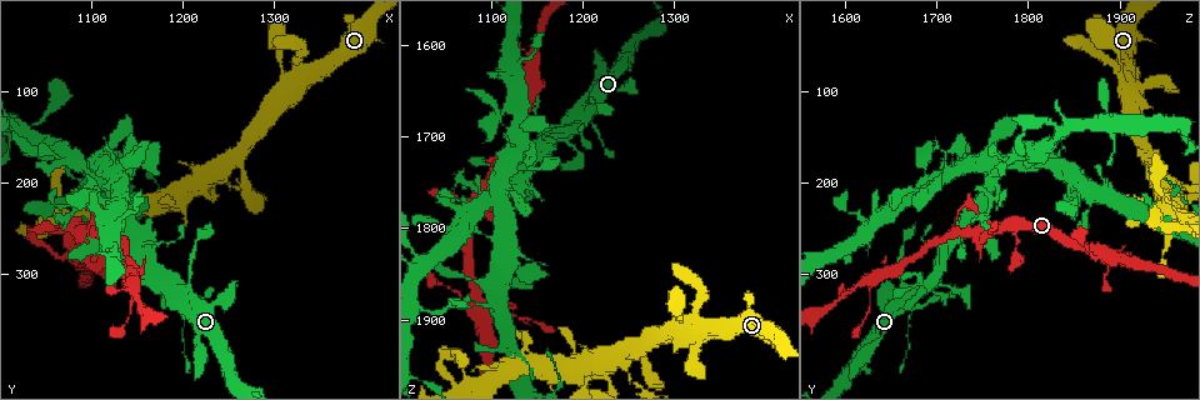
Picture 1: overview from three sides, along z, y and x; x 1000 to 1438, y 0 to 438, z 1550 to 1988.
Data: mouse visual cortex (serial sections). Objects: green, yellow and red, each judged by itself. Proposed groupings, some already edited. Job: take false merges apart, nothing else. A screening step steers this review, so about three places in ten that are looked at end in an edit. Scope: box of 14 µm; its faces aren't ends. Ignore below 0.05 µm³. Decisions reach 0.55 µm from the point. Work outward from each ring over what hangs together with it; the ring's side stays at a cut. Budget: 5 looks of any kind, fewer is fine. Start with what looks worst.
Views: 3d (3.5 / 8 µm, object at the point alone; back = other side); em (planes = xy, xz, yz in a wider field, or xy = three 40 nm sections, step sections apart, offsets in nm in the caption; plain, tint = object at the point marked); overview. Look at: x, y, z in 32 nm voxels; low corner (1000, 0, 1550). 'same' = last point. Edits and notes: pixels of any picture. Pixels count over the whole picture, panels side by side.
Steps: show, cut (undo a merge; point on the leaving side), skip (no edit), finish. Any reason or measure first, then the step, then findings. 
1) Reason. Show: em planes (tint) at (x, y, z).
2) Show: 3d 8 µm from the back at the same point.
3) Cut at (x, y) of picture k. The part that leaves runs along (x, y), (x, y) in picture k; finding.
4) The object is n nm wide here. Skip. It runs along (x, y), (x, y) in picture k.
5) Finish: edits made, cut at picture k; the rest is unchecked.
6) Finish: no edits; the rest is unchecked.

Narrows sharply. Show: 3d 3.5 µm at (1110, 270, 1725).

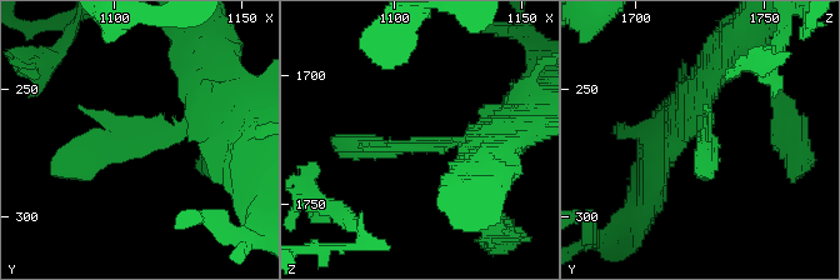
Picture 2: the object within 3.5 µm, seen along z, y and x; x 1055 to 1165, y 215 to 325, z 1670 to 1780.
Now the EM. Show: em xy step 3 (tint) at (1110, 272, 1728).

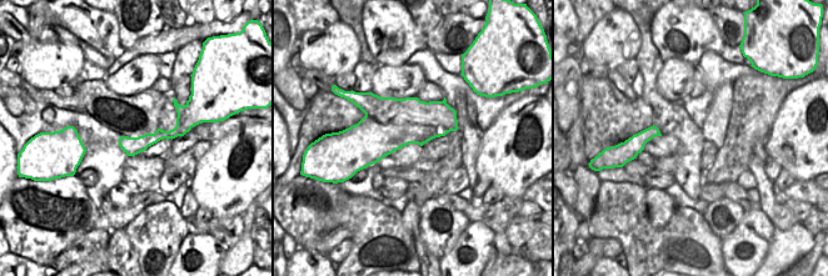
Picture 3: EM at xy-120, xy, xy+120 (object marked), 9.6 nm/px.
Skip. It runs along (213, 110), (64, 169) in picture 2; all the same cell.

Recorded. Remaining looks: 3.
Sudden change in width. Show: 3d 8 µm from the back at (1120, 180, 1740).

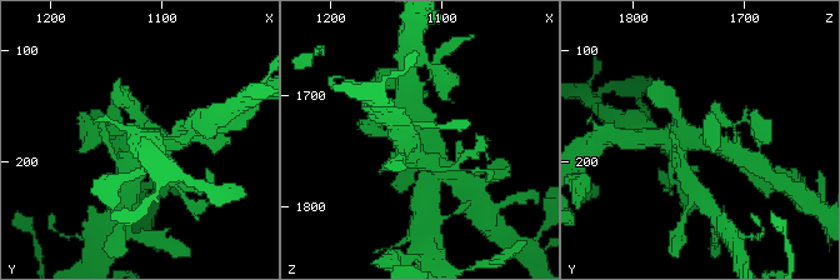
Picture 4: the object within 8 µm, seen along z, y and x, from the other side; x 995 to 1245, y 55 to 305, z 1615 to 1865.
Show: em xy step 5 (tint) at the same point.

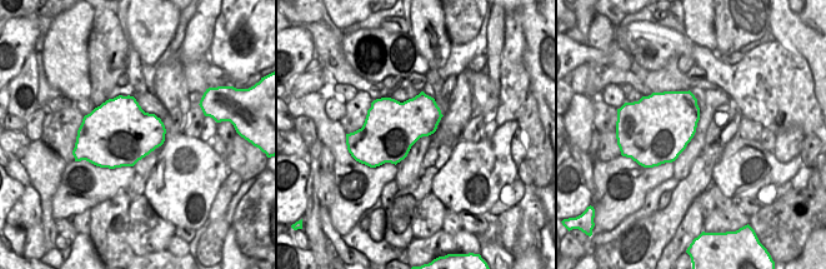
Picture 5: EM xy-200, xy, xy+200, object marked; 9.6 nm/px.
Skip. It runs along (434, 156), (425, 133), (381, 133) in picture 4; one cell here.

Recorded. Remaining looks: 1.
Finish: no edits; the rest is unchecked.

